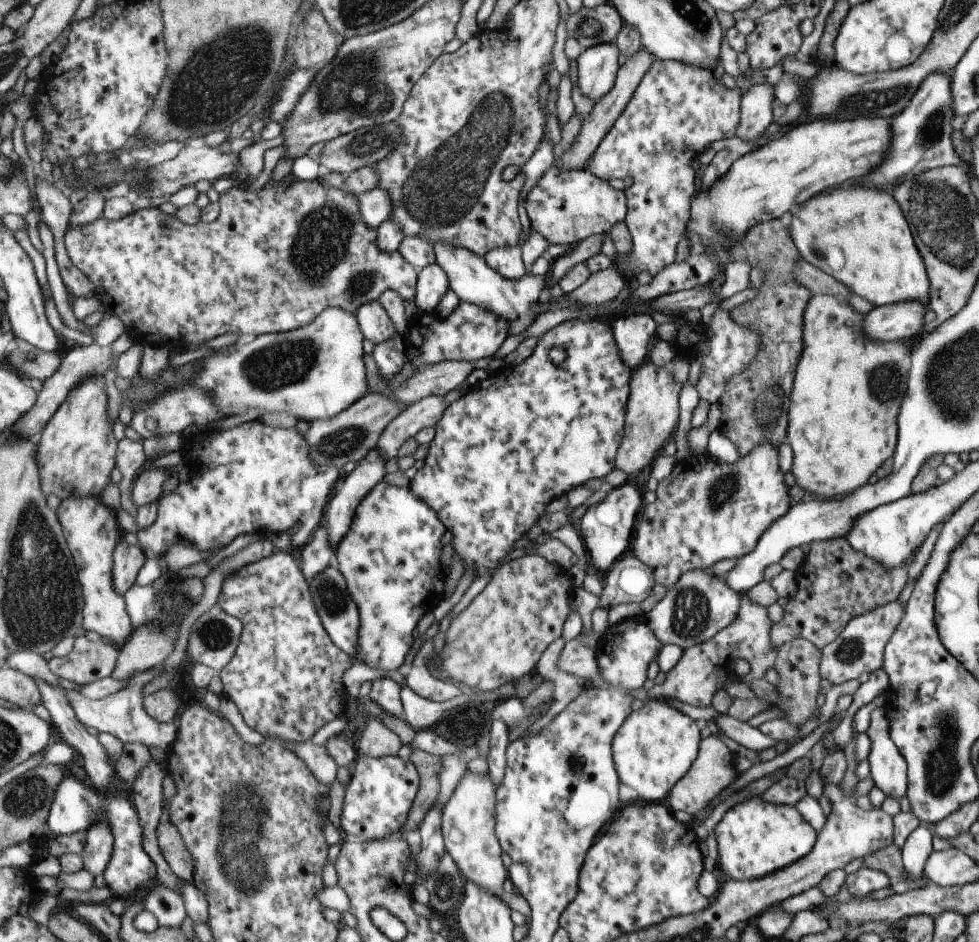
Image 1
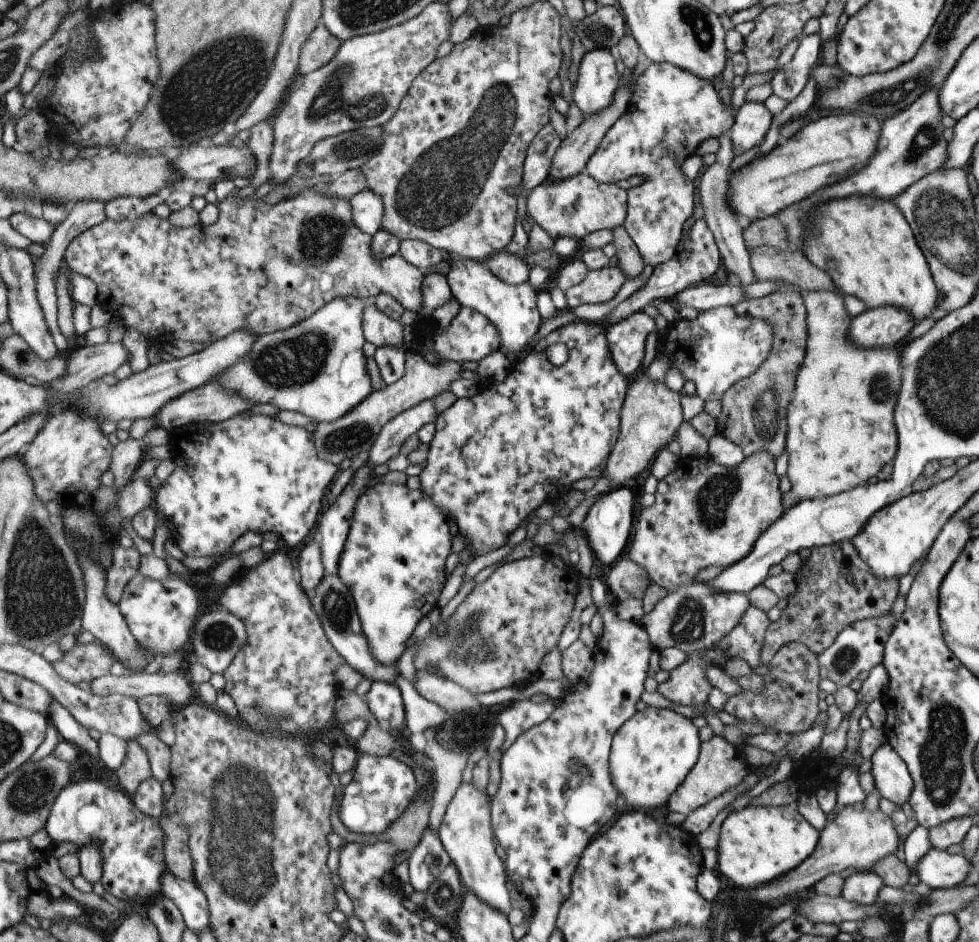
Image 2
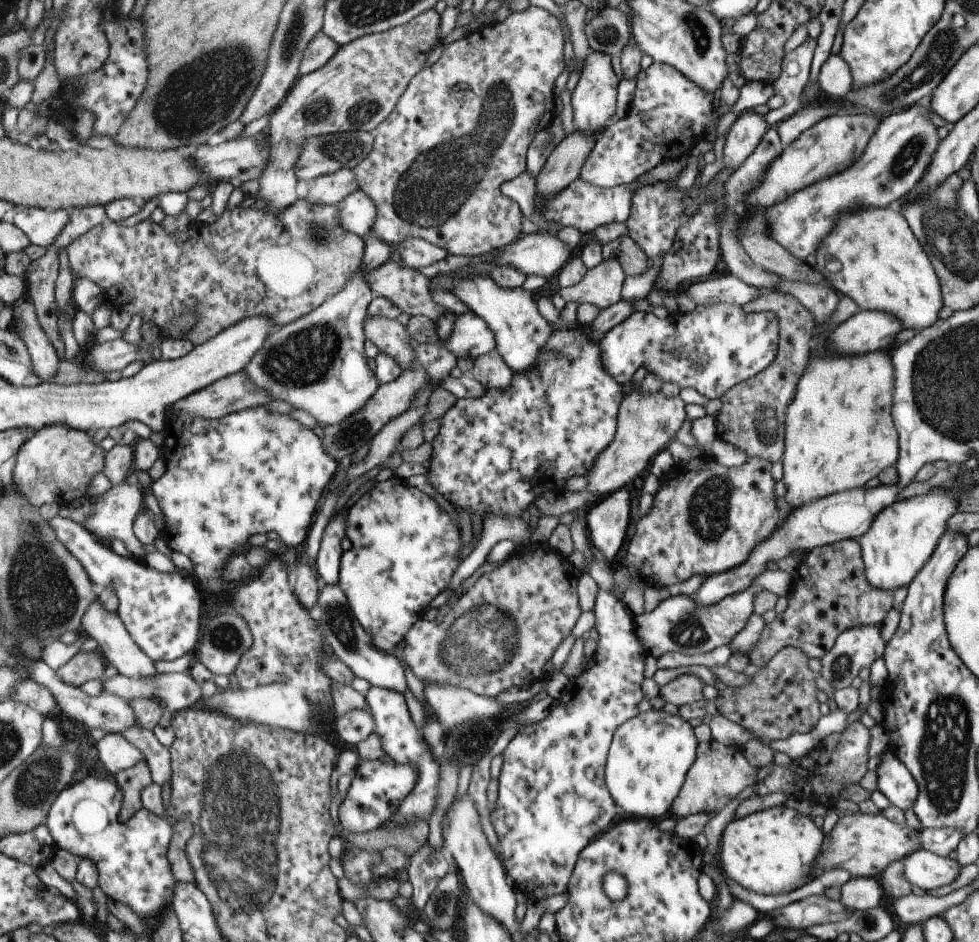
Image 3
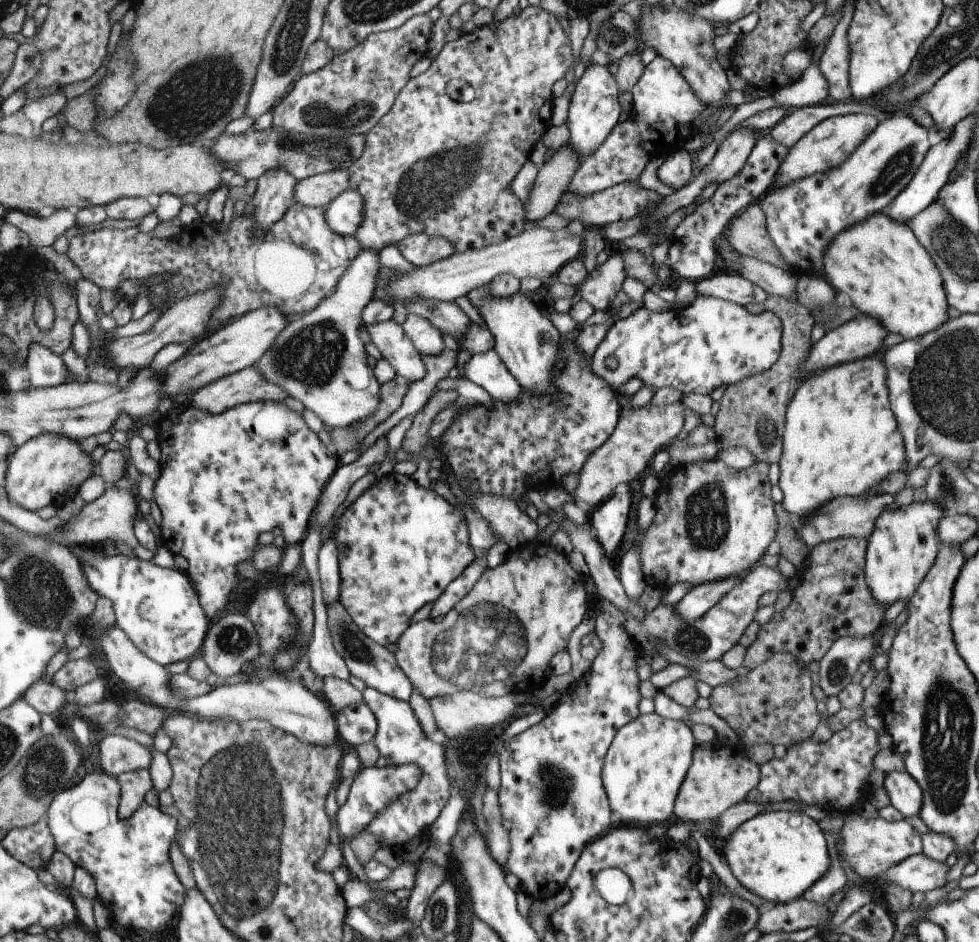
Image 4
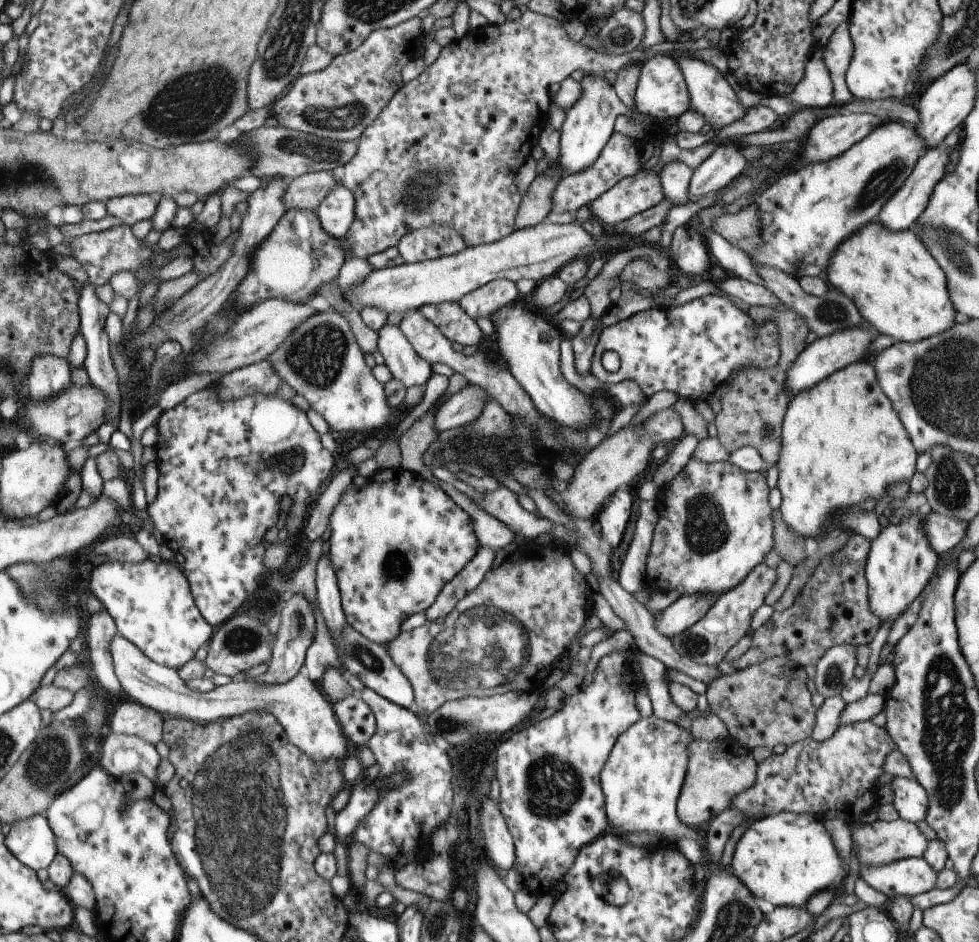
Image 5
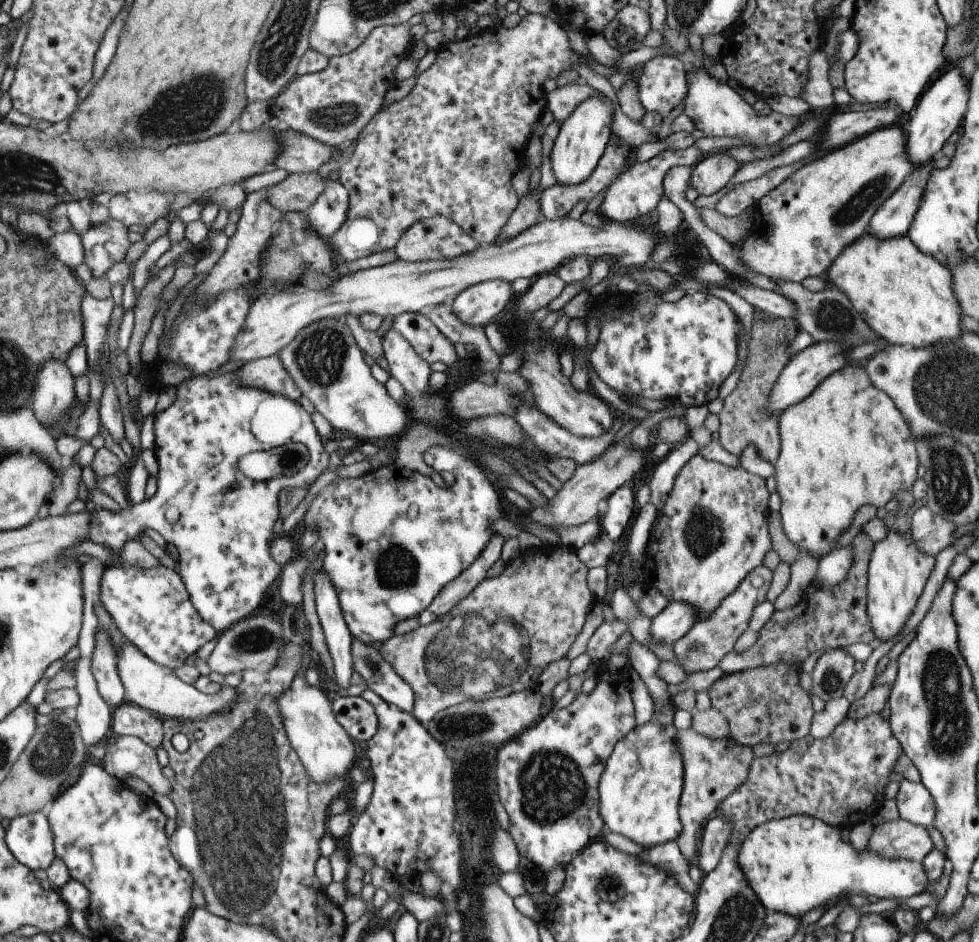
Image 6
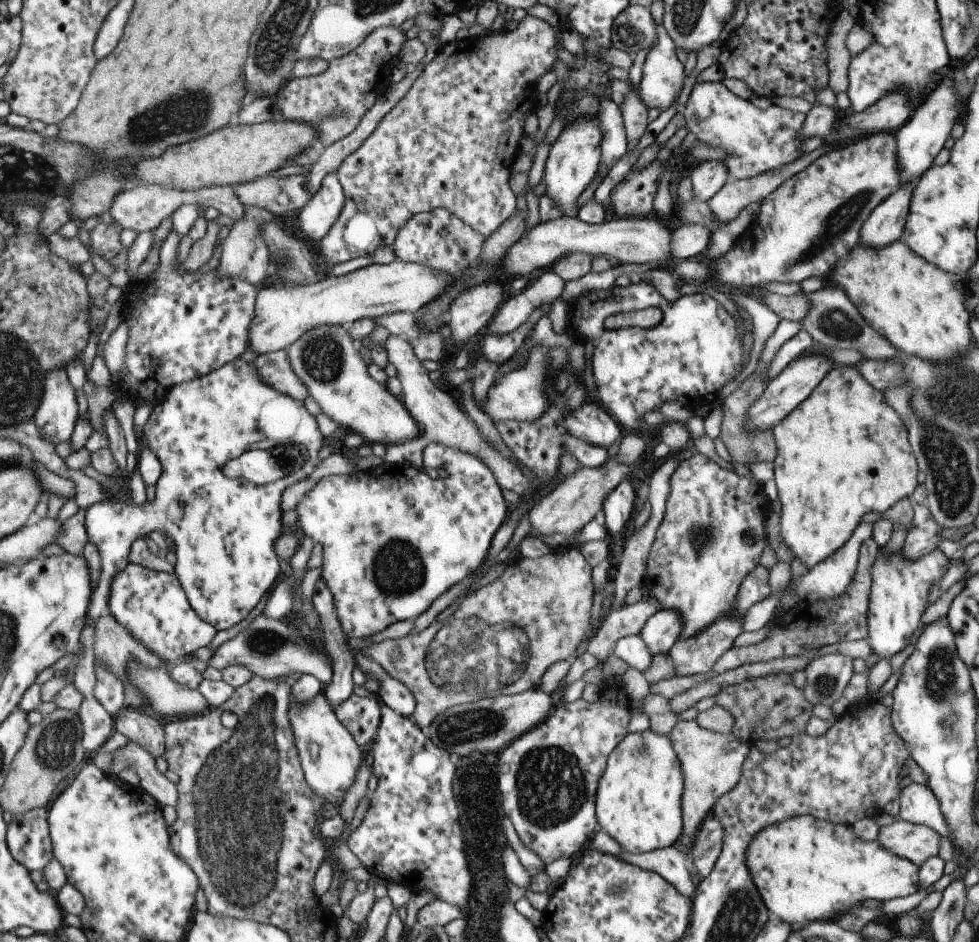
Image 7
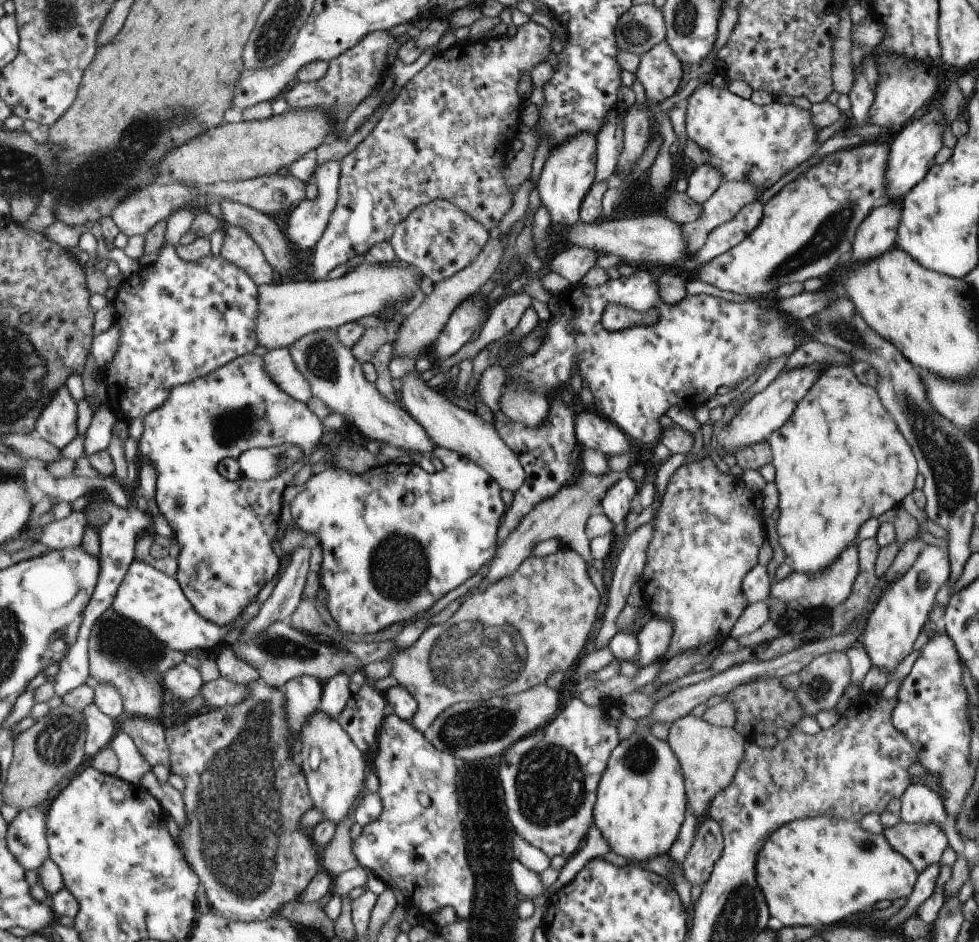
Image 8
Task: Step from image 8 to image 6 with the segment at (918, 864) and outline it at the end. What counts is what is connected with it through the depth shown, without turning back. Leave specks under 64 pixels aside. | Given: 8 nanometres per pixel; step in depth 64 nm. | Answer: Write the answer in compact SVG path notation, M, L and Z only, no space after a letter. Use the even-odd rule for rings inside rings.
M903 819L884 821L873 826L865 850L887 860L907 859L922 862L933 848L926 828Z

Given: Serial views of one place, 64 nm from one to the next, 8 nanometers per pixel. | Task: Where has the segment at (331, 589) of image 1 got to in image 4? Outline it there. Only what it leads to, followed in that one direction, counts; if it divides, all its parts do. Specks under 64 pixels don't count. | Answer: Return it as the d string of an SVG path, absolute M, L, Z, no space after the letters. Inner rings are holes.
M337 598L335 604L325 607L325 616L327 616L327 630L331 637L331 644L335 652L343 659L343 663L349 670L349 673L359 680L363 680L366 686L381 692L391 698L408 702L411 694L411 684L409 679L405 677L403 671L397 666L393 657L393 650L388 647L379 646L373 640L367 638L363 632L349 618L349 614L345 612L345 608L341 606Z

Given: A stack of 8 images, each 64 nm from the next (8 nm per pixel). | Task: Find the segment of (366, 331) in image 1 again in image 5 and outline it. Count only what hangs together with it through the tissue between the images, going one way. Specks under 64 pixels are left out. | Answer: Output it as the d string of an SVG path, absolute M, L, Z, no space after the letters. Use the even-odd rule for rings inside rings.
M382 325L377 334L377 348L383 357L383 364L391 376L405 387L424 386L431 376L430 365L415 354L407 338L396 325Z

